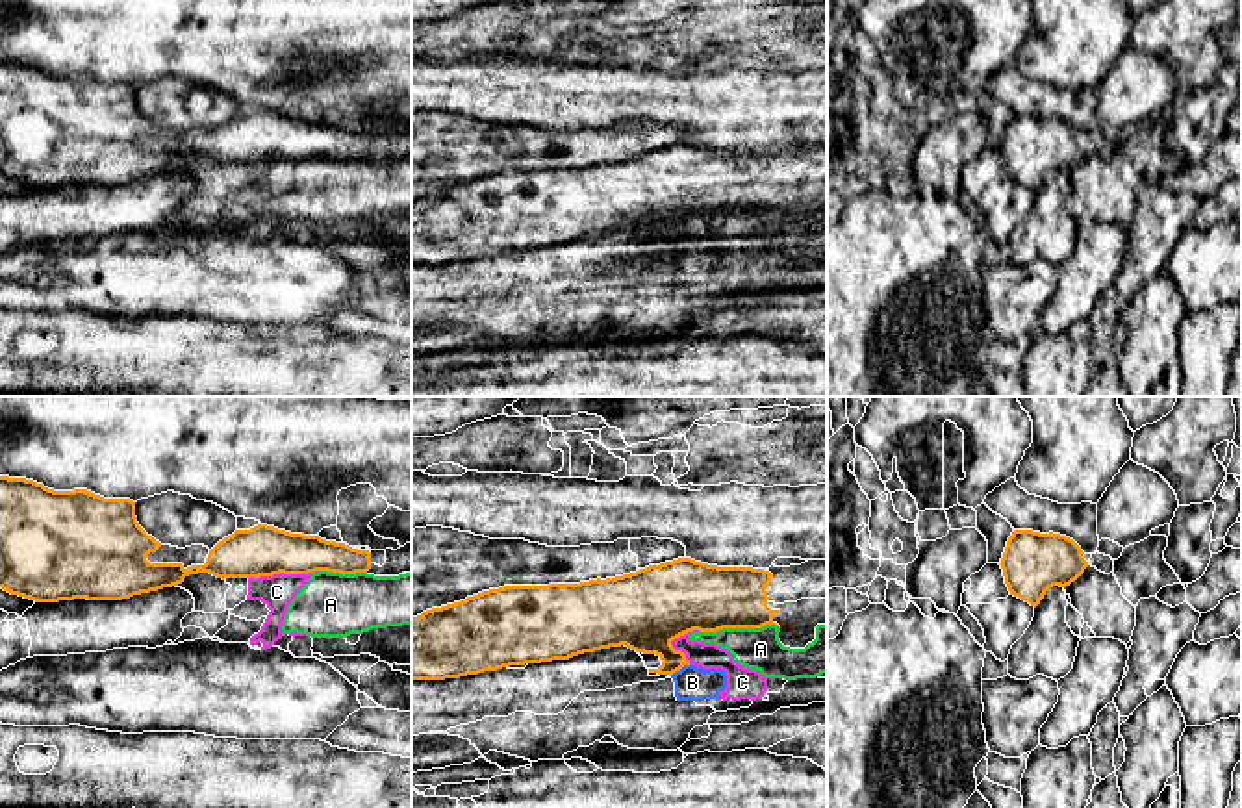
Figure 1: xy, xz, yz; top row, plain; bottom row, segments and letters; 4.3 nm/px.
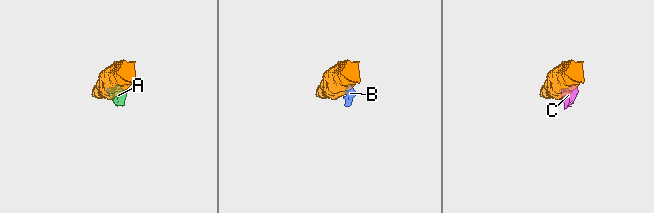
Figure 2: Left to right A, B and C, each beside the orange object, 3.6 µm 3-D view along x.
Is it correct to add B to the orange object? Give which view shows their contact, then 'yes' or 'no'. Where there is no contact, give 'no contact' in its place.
xz | no

